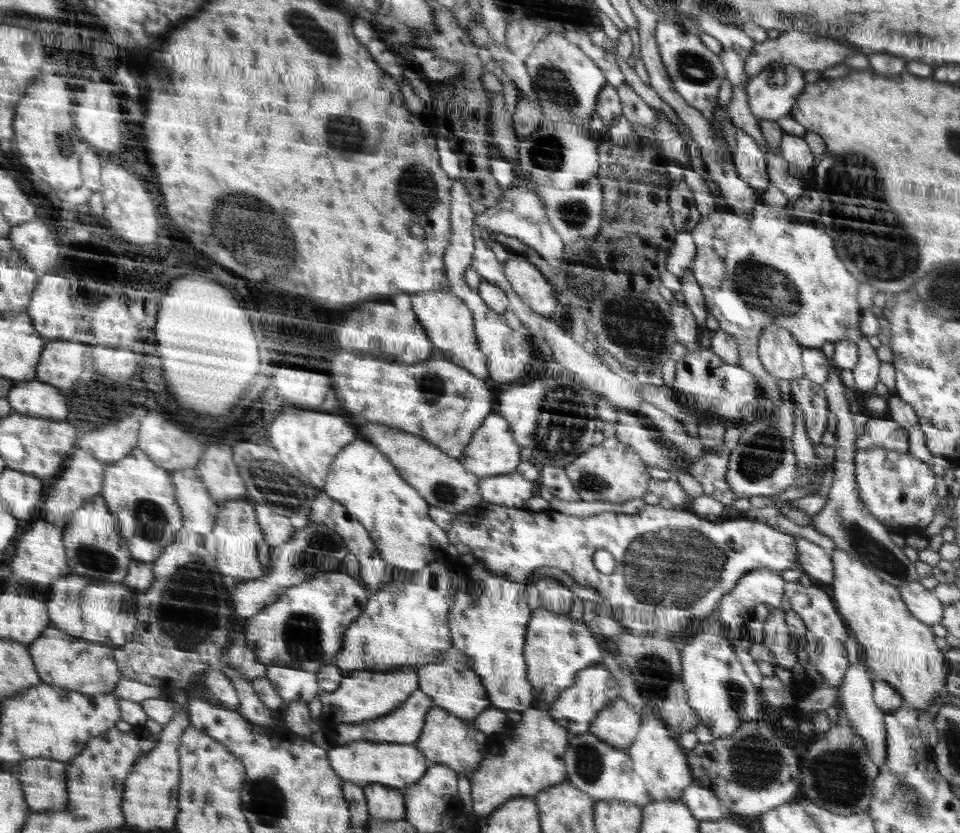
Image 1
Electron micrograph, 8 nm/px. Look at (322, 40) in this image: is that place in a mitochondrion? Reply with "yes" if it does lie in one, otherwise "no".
yes

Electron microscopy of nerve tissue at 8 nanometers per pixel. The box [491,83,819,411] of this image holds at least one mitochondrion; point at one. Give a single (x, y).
(643, 334)

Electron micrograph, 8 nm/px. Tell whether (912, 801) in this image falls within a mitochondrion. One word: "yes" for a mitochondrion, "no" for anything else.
yes

